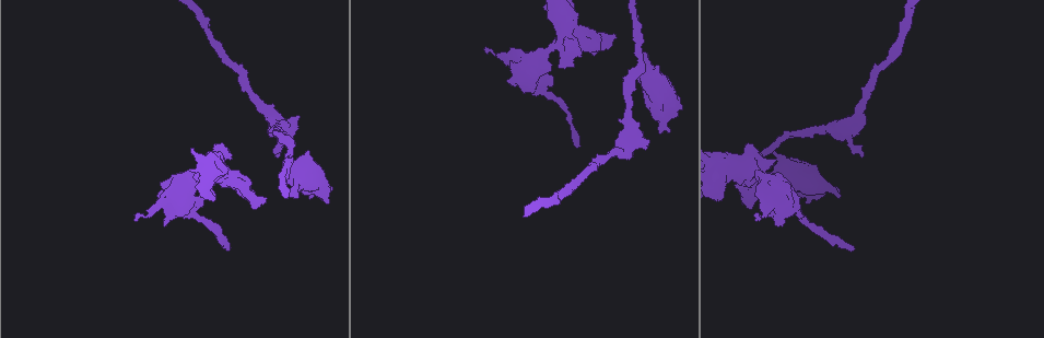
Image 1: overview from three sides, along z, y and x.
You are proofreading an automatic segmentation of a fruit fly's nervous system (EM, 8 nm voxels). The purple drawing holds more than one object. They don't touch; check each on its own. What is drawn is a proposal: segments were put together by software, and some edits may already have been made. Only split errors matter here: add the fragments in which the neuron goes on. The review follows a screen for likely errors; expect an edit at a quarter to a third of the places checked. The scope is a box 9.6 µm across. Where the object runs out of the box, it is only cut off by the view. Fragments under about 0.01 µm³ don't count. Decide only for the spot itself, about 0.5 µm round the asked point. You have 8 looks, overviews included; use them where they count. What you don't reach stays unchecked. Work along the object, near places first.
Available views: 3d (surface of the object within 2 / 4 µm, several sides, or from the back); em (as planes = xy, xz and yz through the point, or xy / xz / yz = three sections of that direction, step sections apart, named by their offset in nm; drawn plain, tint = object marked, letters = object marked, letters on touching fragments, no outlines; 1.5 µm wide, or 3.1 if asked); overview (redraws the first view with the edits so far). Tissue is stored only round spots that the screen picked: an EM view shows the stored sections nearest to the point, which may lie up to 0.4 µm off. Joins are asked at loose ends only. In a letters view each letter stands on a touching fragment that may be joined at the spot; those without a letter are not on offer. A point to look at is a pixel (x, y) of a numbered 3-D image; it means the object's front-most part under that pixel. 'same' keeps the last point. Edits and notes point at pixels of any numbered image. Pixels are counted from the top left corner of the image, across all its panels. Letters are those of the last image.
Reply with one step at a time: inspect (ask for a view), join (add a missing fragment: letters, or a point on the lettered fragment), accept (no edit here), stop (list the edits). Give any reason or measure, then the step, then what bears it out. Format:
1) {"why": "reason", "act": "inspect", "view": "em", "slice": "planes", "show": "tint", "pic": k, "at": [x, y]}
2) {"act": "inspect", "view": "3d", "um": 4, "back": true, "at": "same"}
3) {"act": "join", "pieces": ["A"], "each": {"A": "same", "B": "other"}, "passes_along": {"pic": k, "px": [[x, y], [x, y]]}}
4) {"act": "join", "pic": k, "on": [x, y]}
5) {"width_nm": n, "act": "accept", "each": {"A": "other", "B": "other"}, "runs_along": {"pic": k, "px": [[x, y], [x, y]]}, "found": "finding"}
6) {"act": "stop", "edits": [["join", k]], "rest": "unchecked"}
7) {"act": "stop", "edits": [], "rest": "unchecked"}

{"why": "thin end", "act": "inspect", "view": "3d", "um": 2, "pic": 1, "at": [277, 156]}

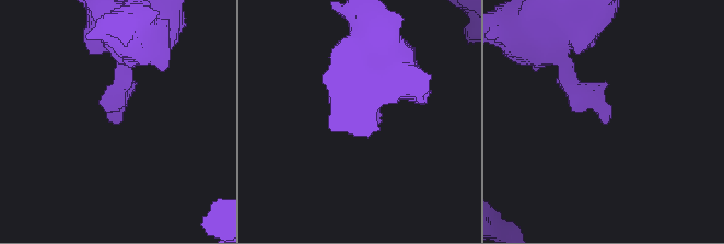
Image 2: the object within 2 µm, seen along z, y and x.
{"act": "inspect", "view": "em", "slice": "planes", "show": "tint", "pic": 2, "at": [607, 122]}

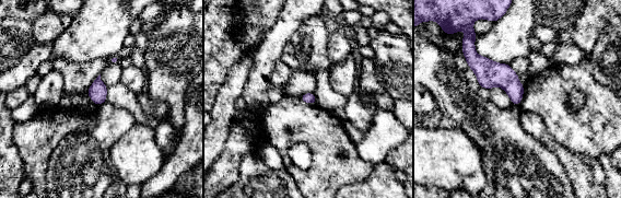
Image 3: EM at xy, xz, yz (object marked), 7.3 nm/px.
{"act": "inspect", "view": "em", "slice": "planes", "show": "letters", "at": "same"}

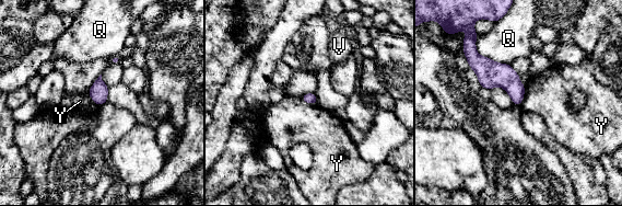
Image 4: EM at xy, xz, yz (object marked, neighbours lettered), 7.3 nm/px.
{"act": "accept", "each": {"Q": "other", "V": "other", "Y": "other"}, "found": "none of them fits"}

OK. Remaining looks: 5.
{"act": "inspect", "view": "em", "slice": "planes", "show": "letters", "pic": 1, "at": [221, 143]}

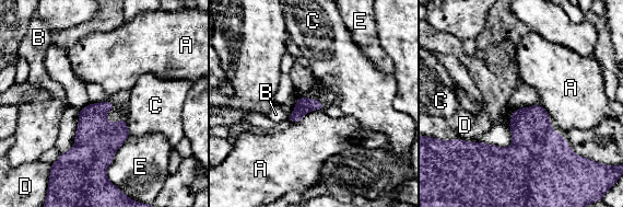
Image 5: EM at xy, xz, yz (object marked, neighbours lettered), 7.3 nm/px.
{"longest_contact_nm": ["E", 360], "act": "accept", "each": {"A": "other", "B": "other", "C": "other", "D": "other", "E": "other"}, "found": "none of them fits"}

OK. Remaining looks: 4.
{"why": "tapers out", "act": "inspect", "view": "3d", "um": 4, "pic": 1, "at": [853, 245]}

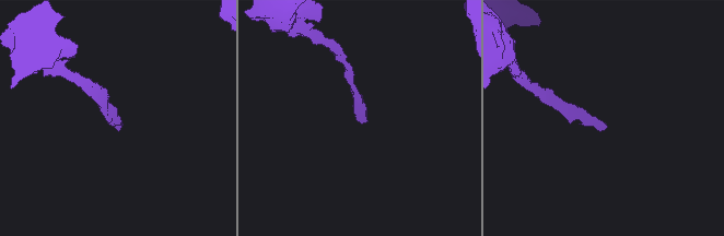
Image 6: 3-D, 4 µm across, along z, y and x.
{"why": "need the tissue", "act": "inspect", "view": "em", "slice": "xz", "step": 8, "show": "tint", "pic": 6, "at": [120, 124]}

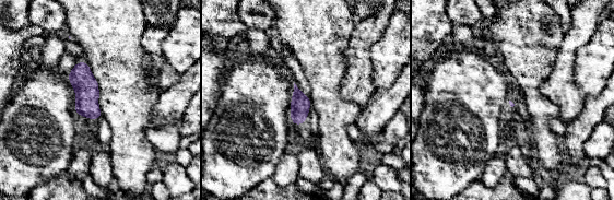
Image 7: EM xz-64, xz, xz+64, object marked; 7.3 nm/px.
{"why": "another direction", "act": "inspect", "view": "em", "slice": "planes", "show": "letters", "at": "same"}

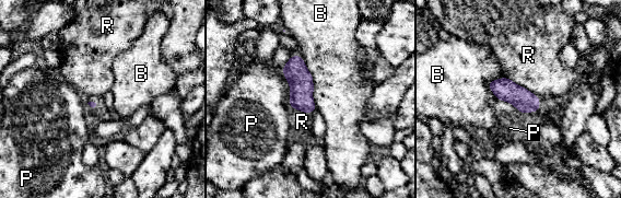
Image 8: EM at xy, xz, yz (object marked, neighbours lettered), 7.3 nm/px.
{"act": "accept", "each": {"B": "other", "P": "other", "R": "other"}, "border": {"pic": 8, "px": [[301, 55], [312, 76], [316, 109]]}, "found": "no lettered fragment goes on from it"}

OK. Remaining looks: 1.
{"act": "stop", "edits": [], "rest": "unchecked"}

